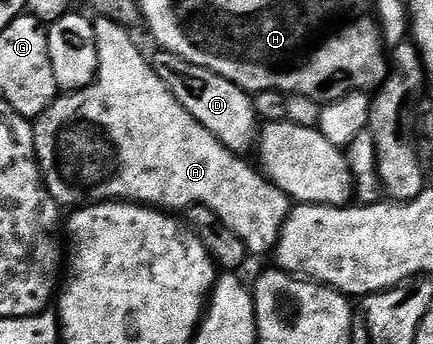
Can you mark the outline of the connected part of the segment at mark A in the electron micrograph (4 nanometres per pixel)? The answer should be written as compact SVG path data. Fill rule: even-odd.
M96 16L97 75L89 87L56 97L53 104L34 118L35 143L40 170L49 195L67 211L101 201L130 201L164 211L186 211L190 205L204 205L245 243L248 254L270 254L279 242L283 224L293 208L290 197L268 181L254 164L229 151L161 83L154 64L139 50L126 25Z

